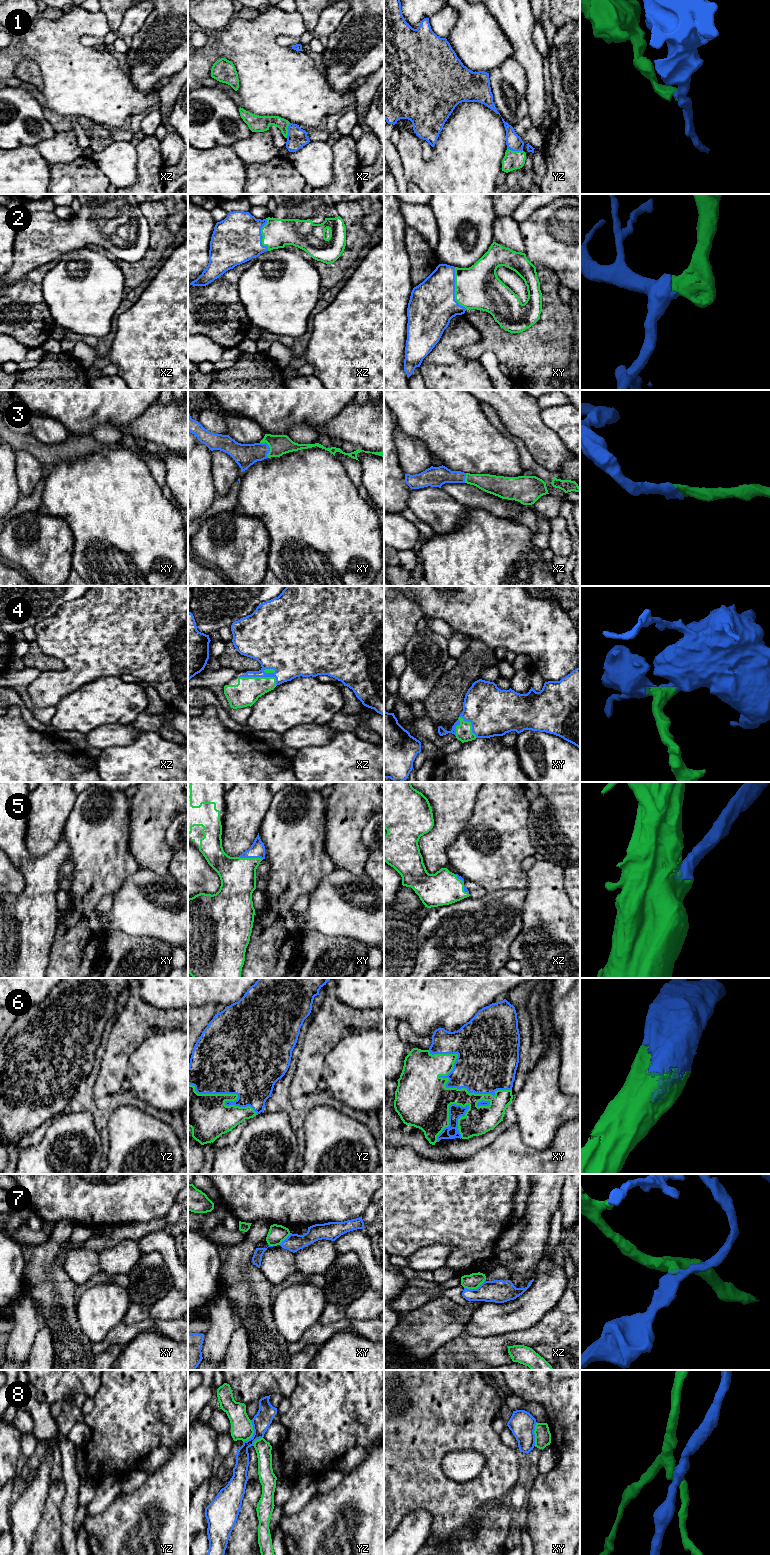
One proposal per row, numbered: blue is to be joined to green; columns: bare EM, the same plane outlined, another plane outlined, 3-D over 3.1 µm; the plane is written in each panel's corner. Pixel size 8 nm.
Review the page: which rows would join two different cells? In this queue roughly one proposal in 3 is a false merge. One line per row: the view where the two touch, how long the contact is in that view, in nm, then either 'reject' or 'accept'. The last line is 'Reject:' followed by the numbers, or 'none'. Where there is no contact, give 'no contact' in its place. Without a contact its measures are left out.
1: contact in yz; length 130 nm; reject
2: contact in xy; length 360 nm; accept
3: contact in xy; length 140 nm; accept
4: contact in xz; length 320 nm; accept
5: contact in xy; length 190 nm; accept
6: contact in xy; length 750 nm; accept
7: contact in xz; length 190 nm; reject
8: contact in yz; length 200 nm; reject
Reject: 1, 7, 8

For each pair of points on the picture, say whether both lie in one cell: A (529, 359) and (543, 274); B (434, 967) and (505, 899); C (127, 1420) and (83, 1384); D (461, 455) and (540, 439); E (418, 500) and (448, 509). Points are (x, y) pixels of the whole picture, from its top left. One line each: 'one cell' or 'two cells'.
A: one cell
B: one cell
C: two cells
D: two cells
E: one cell

